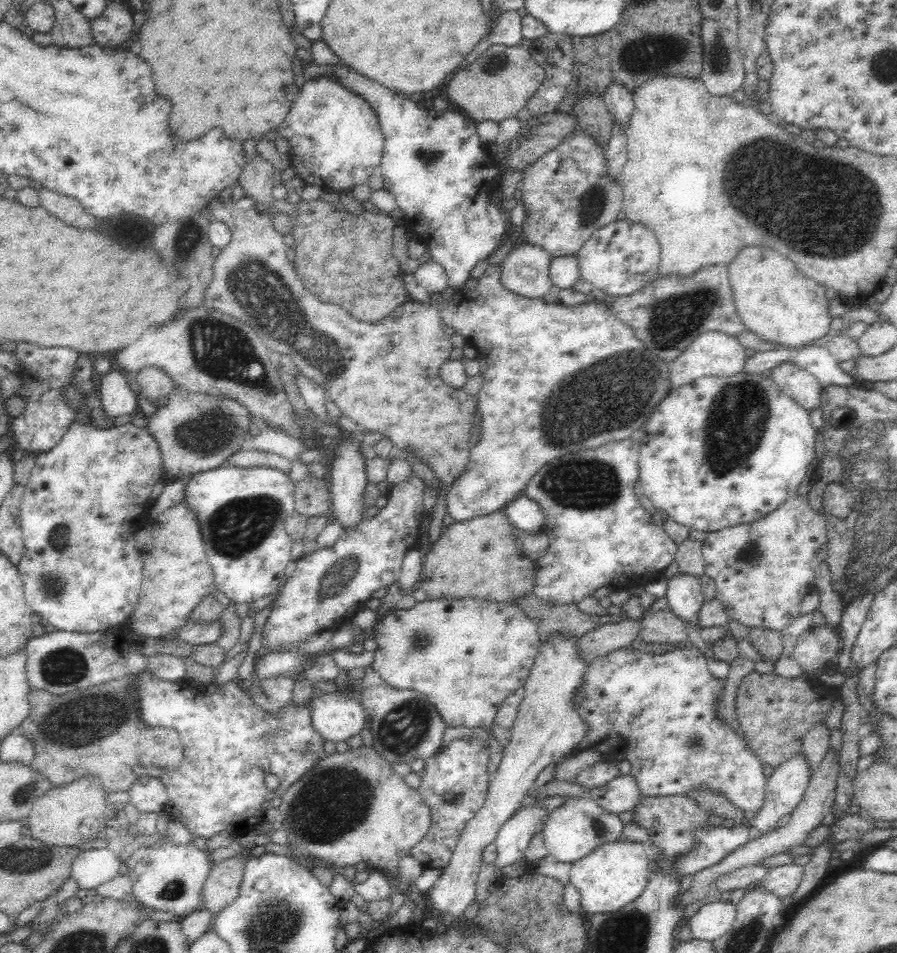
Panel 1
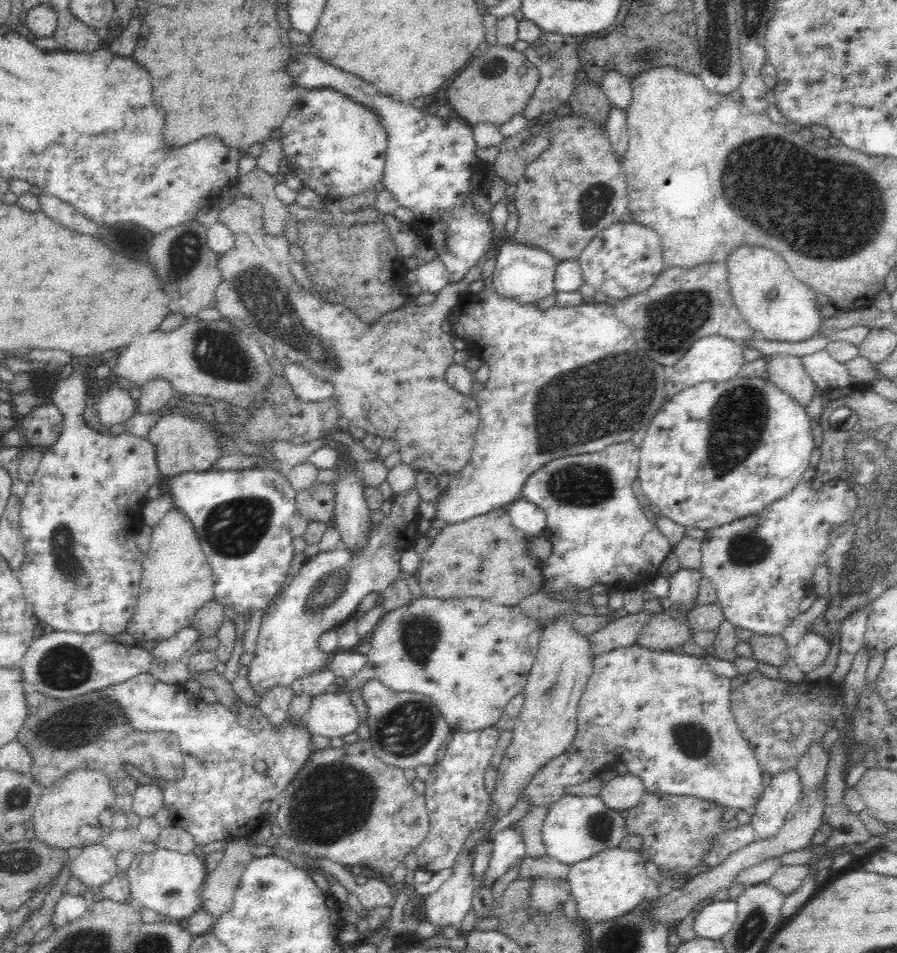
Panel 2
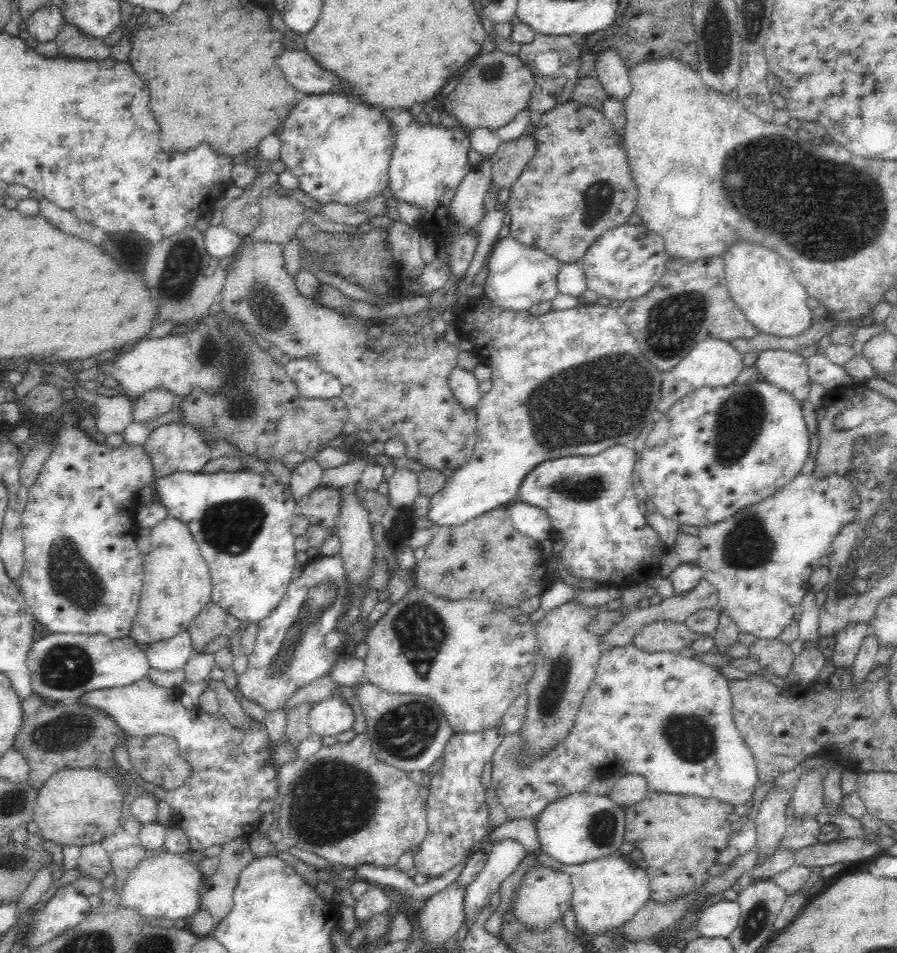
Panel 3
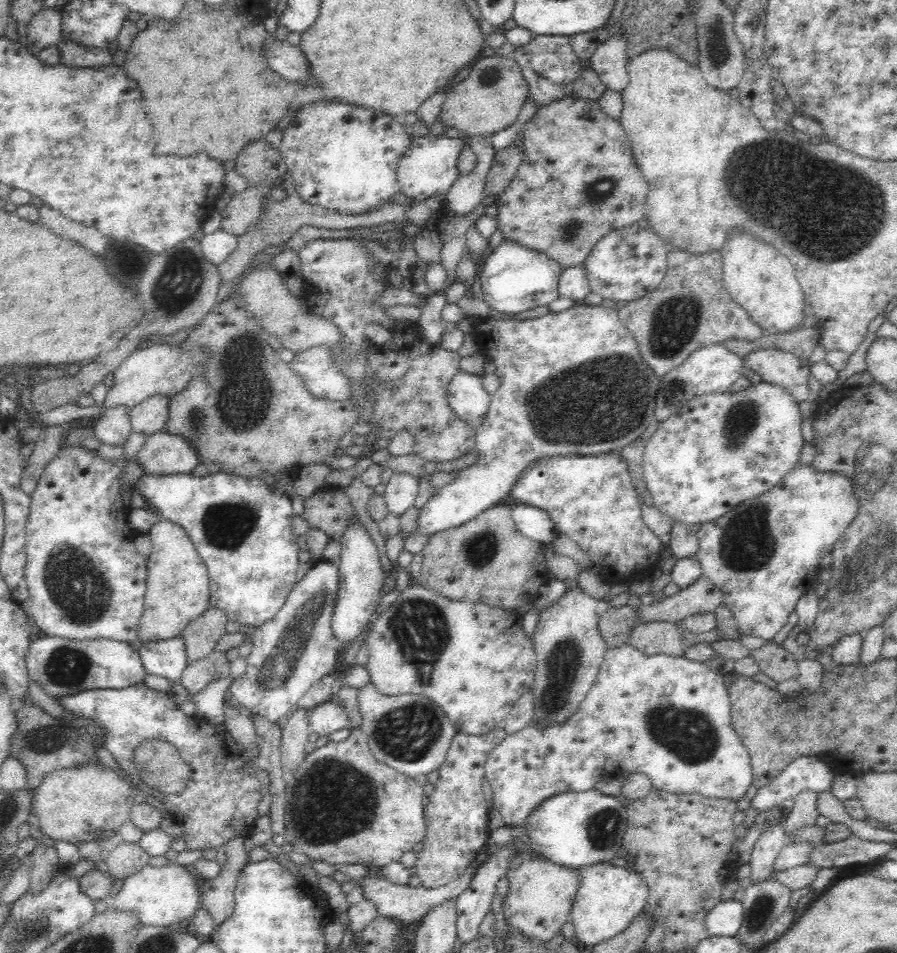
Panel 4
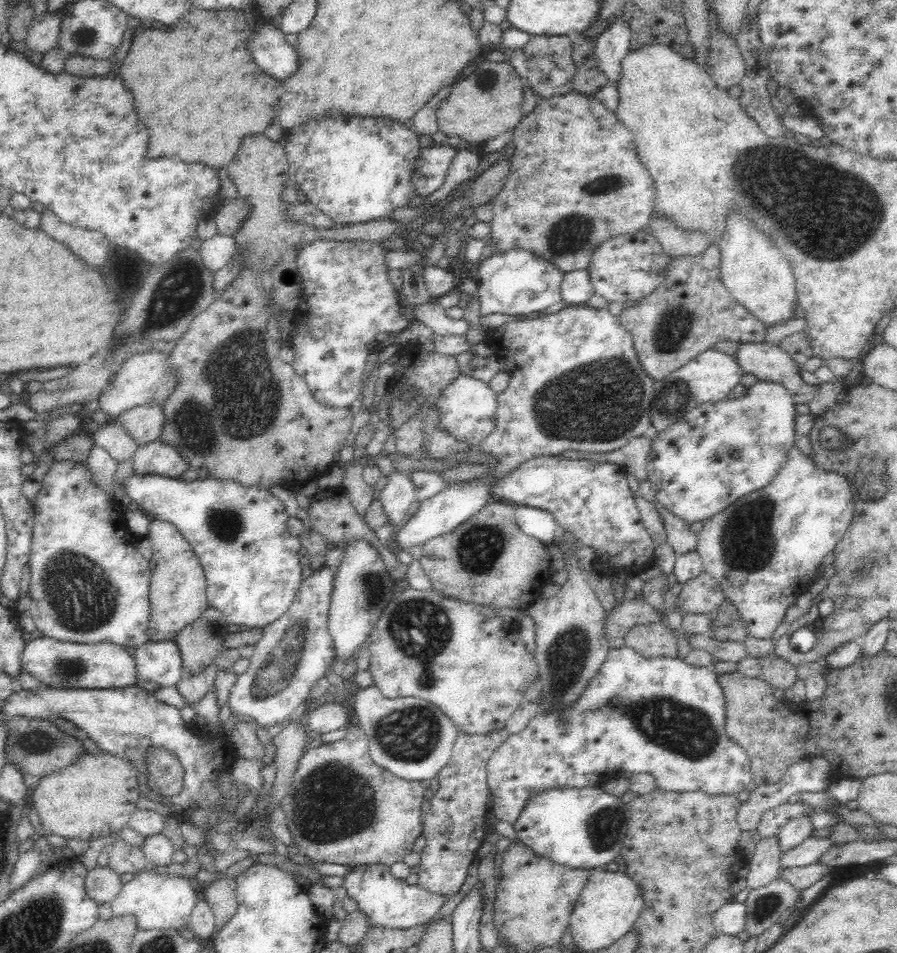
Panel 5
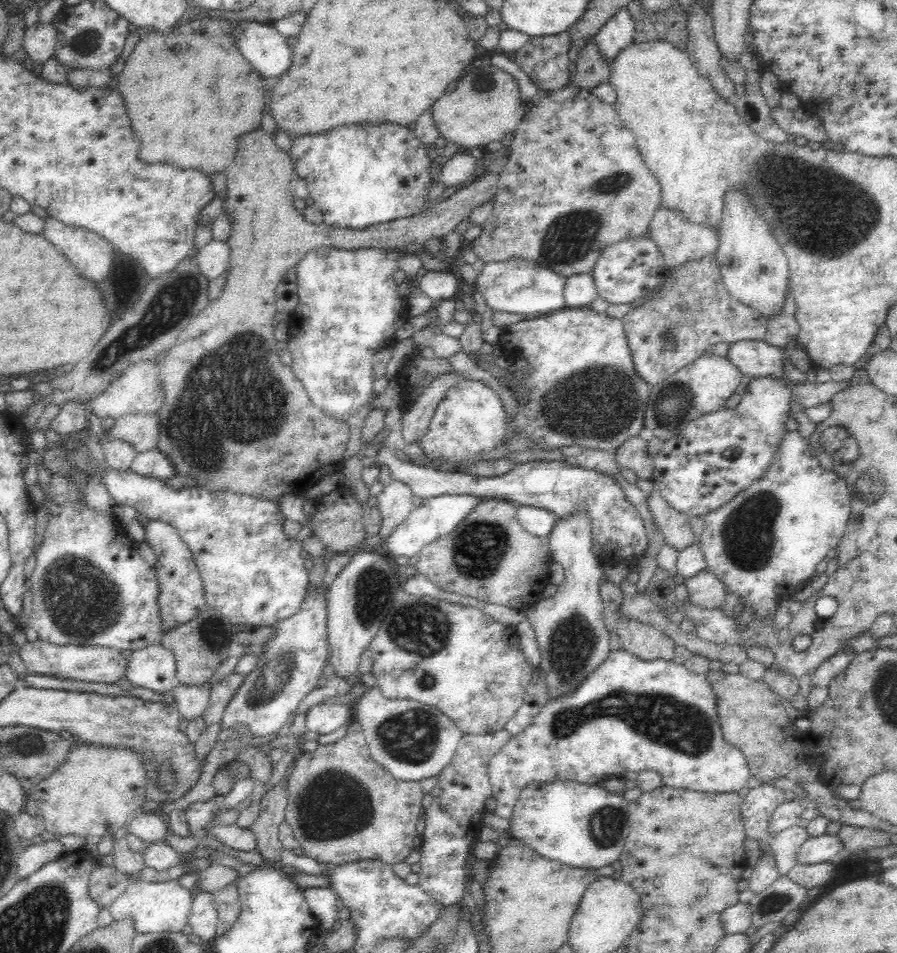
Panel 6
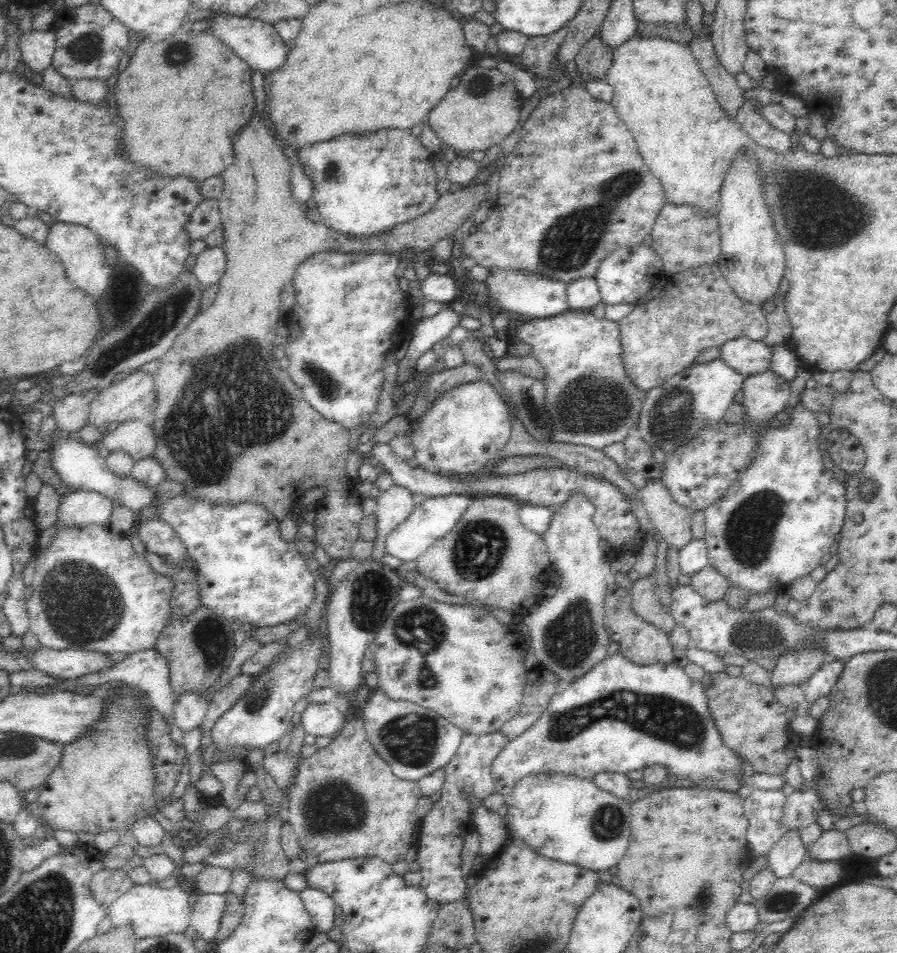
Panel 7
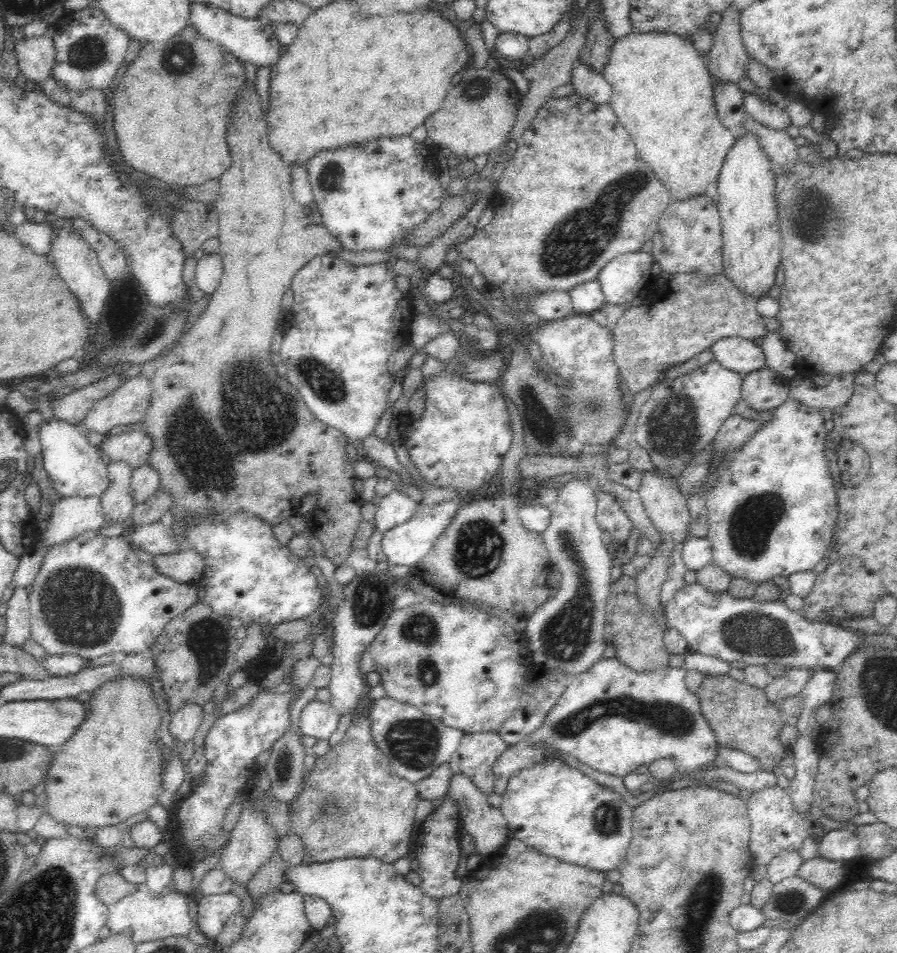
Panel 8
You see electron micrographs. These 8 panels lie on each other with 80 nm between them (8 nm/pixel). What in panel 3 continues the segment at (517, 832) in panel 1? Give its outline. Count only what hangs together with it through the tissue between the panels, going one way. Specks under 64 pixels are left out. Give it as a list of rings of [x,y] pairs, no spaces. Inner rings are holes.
[[[506,840],[492,845],[484,868],[464,890],[464,920],[467,932],[473,927],[480,911],[488,907],[497,892],[500,882],[508,878],[518,862],[527,855],[527,850],[514,840]]]

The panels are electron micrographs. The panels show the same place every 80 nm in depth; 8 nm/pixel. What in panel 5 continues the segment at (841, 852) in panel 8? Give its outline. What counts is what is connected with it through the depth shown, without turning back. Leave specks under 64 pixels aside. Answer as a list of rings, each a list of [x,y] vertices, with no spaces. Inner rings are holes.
[[[812,835],[798,846],[781,855],[781,868],[808,866],[812,863],[818,863],[820,857],[834,845],[836,845],[835,842],[832,842],[830,838],[818,838]]]

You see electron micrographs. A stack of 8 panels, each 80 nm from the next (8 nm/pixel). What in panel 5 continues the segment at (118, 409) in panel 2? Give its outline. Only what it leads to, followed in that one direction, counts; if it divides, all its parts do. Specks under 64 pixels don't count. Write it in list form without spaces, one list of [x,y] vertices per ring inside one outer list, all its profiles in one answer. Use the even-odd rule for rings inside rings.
[[[114,418],[100,426],[98,432],[94,434],[94,443],[104,447],[108,454],[116,459],[116,464],[132,459],[139,447]]]

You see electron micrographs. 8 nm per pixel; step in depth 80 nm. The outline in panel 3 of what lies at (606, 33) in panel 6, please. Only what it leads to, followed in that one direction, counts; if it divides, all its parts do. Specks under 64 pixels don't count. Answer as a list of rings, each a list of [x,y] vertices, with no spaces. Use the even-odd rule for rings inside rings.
[[[610,46],[595,53],[594,66],[597,77],[609,96],[624,100],[631,88],[629,70],[625,67],[620,53]]]

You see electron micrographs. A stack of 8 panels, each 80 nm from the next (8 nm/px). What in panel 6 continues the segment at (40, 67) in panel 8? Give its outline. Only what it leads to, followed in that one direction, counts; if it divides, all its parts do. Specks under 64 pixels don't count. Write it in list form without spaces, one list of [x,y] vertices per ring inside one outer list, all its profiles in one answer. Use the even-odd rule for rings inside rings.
[[[38,22],[27,27],[22,44],[22,49],[27,54],[27,64],[38,62],[43,65],[53,57],[57,42],[57,28],[52,22]]]

